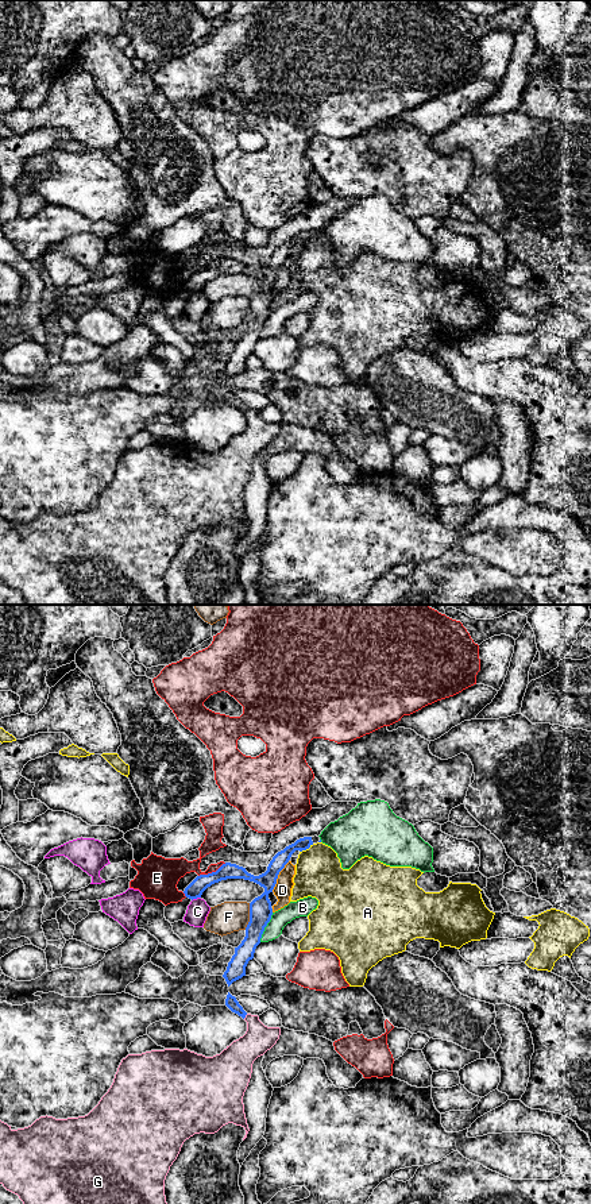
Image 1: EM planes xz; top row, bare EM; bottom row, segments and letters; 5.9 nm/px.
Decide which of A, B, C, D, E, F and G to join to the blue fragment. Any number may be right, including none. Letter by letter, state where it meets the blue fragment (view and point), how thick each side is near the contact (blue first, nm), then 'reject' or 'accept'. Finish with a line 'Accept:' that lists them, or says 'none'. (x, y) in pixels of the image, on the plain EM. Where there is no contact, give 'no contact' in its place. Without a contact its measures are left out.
A: xz (306, 243) | 90/280 nm | reject
B: xz (265, 321) | 140/100 nm | reject
C: xz (196, 293) | 100/130 nm | reject
D: xz (277, 271) | 140/110 nm | reject
E: xz (212, 267) | 100/150 nm | reject
F: xz (250, 312) | 140/190 nm | reject
G: xz (244, 412) | 70/180 nm | reject
Accept: none

